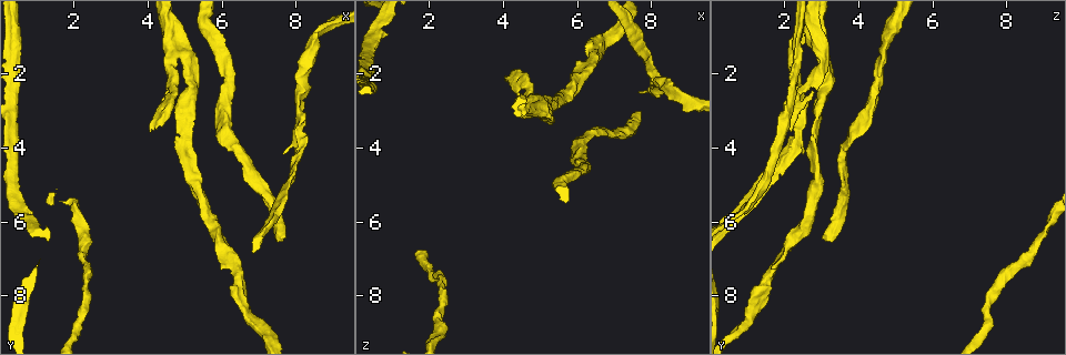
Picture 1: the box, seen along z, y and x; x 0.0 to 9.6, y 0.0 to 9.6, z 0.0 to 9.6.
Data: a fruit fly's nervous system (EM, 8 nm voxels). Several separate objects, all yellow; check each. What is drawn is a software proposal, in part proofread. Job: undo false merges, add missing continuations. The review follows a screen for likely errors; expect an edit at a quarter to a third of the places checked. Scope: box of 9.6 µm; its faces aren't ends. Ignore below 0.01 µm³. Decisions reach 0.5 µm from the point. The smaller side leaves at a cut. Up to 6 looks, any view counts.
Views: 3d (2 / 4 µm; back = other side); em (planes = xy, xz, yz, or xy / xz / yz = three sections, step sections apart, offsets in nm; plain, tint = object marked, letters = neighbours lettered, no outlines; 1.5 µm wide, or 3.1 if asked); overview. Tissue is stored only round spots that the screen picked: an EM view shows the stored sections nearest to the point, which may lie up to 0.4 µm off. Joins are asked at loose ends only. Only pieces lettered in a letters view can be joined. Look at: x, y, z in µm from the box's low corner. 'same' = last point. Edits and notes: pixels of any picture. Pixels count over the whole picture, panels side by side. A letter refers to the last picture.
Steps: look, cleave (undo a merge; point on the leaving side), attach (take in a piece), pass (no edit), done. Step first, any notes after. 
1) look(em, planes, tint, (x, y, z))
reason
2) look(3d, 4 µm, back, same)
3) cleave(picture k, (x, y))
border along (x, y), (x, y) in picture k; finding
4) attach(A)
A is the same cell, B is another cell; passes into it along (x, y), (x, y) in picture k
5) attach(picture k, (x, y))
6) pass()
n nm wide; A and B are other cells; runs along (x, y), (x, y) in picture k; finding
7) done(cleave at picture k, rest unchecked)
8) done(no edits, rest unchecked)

look(em, planes, plain, (4.75, 1.20, 2.90))
branch point

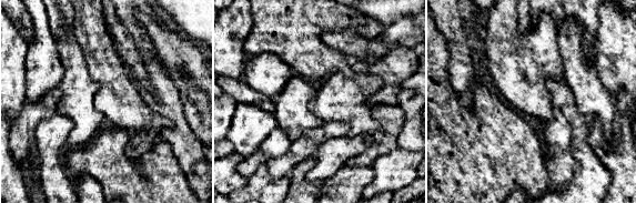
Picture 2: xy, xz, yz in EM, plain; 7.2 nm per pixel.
look(em, planes, tint, same)
where the object lies

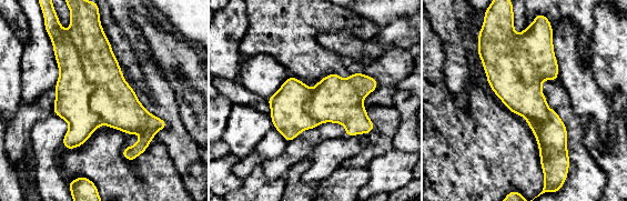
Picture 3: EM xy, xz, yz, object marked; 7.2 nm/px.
look(em, planes, letters, same)
what lies round it

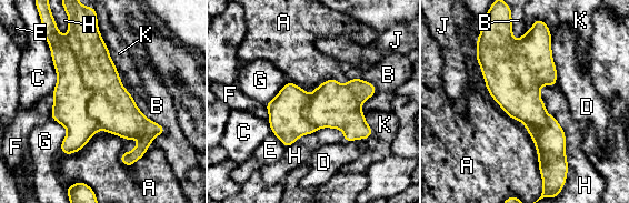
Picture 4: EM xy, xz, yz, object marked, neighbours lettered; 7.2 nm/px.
cleave(picture 4, (71, 95))
A, B, C, D, E, F, G, H, J and K are other cells; the part that leaves runs along (66, 48), (72, 114), (66, 151) in picture 4; two neurons meet here

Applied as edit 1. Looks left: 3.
look(overview)
redraw

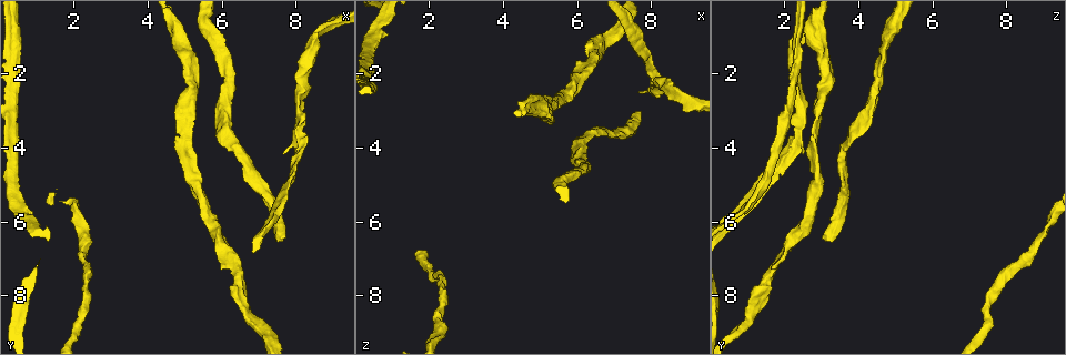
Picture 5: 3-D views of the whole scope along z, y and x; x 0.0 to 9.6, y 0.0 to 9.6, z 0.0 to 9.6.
look(em, planes, tint, (8.60, 0.90, 2.50))
thin neck

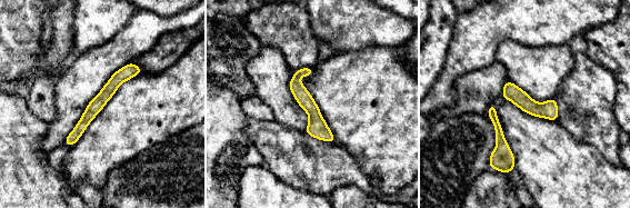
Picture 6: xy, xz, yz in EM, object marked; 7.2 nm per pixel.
look(em, planes, letters, same)
what lies round it

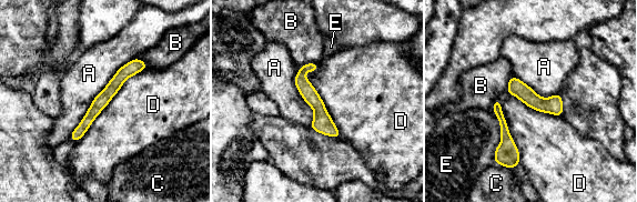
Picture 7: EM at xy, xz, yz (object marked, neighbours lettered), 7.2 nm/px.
pass()
A touches over 750 nm; A, B, C, D and E are other cells; border along (148, 68), (123, 83), (76, 142) in picture 7; one neuron here

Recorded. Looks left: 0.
done(cleave at picture 4, rest unchecked)

